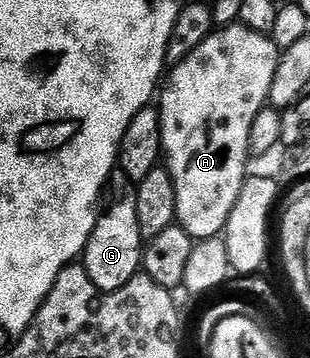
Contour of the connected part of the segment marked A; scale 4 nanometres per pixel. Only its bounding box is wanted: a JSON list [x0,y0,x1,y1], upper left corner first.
[159,24,278,240]

